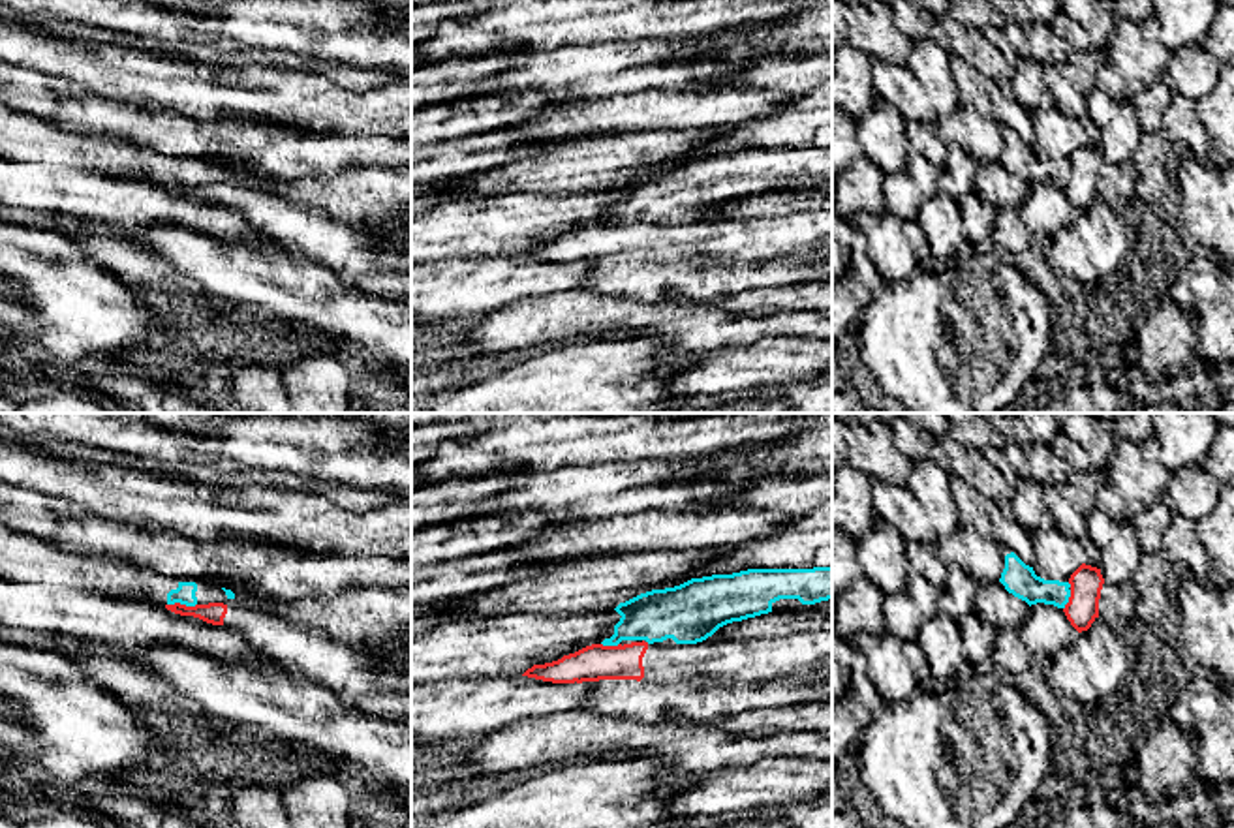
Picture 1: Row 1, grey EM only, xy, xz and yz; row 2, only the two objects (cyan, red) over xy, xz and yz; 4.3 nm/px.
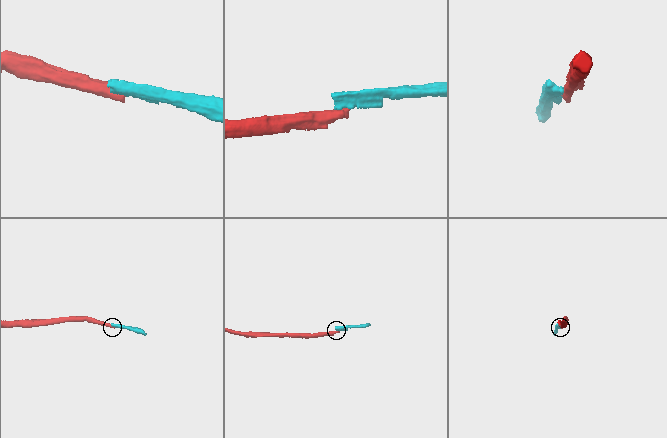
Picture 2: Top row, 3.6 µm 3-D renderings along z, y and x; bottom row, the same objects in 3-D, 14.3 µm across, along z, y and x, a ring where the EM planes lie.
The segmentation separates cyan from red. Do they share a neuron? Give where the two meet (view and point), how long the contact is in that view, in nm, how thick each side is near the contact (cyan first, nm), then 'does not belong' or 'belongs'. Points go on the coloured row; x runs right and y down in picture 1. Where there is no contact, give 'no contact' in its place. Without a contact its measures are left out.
contact xy (183, 603); length 130 nm; calibres 90 and 90 nm; does not belong

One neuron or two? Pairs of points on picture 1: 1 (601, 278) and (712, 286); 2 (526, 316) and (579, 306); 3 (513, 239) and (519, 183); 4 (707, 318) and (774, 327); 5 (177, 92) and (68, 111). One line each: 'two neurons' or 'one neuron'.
1: one neuron
2: one neuron
3: two neurons
4: one neuron
5: two neurons

